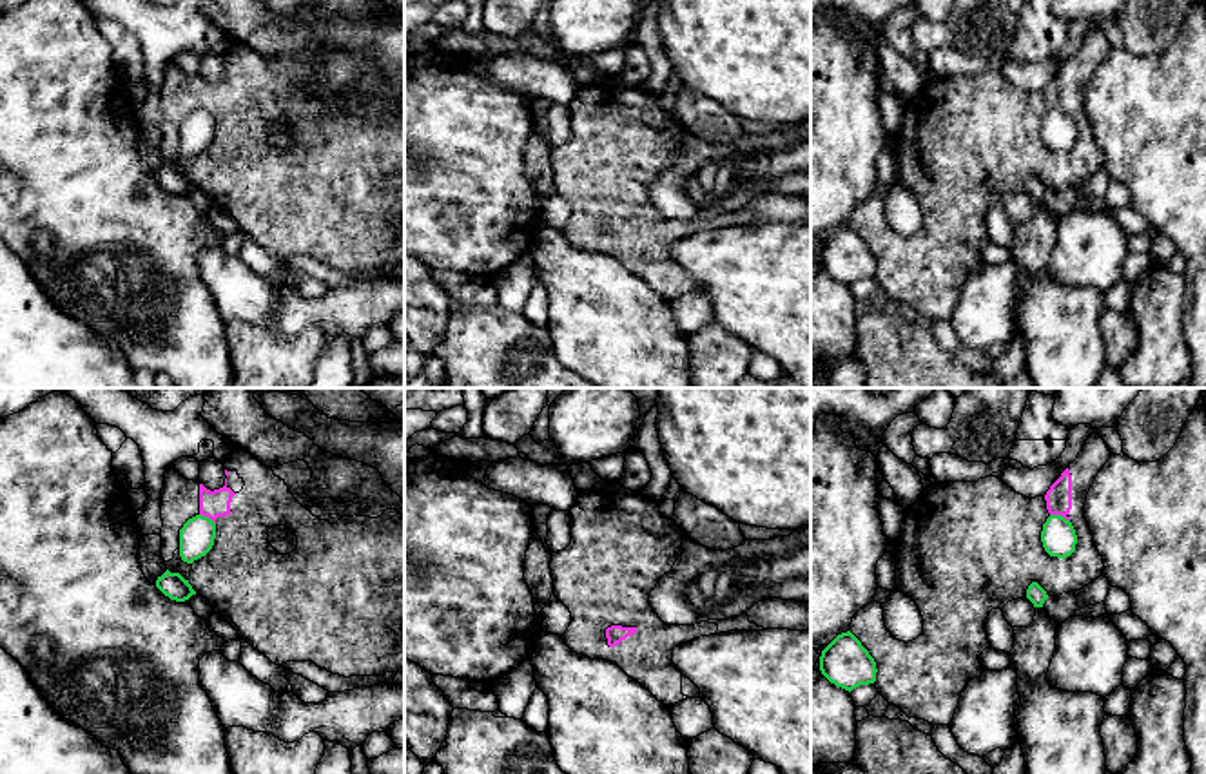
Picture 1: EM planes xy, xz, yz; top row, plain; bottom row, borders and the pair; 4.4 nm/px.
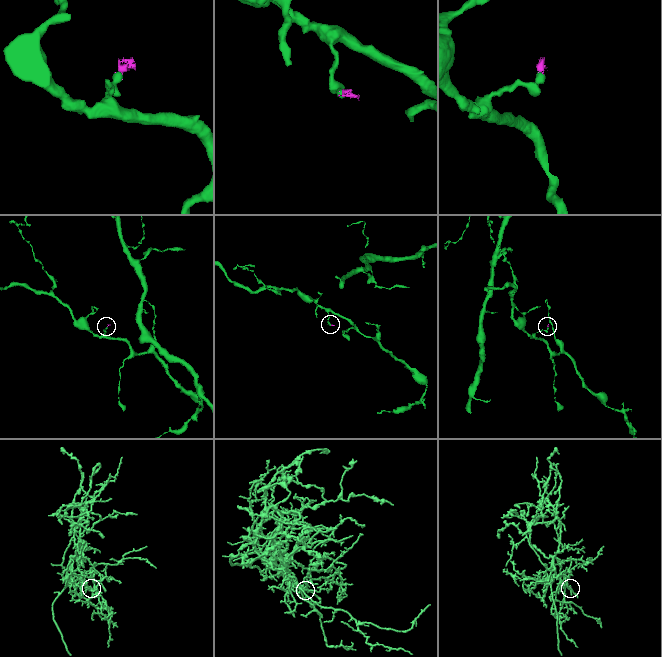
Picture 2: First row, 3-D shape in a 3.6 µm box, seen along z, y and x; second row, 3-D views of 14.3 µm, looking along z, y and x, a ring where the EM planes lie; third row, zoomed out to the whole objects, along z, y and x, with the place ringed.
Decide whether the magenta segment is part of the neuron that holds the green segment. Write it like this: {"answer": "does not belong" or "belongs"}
{"answer": "does not belong"}

